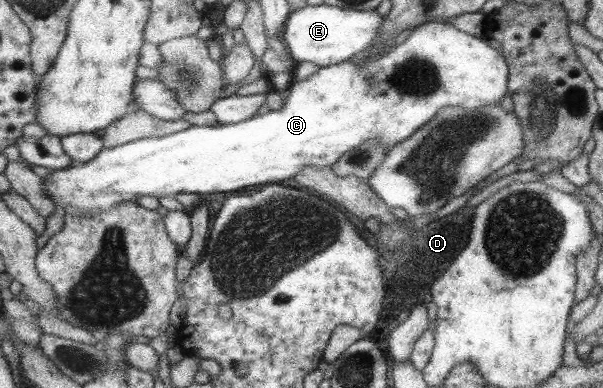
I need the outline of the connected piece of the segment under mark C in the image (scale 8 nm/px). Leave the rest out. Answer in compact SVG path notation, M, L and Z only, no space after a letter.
M431 21L421 24L396 48L392 48L388 53L374 58L365 66L363 64L359 64L361 66L358 67L358 63L346 60L330 67L320 68L314 75L305 80L293 81L288 90L290 96L288 96L286 106L280 111L272 109L271 112L235 124L192 126L190 129L172 135L147 137L126 143L126 145L121 145L120 147L105 147L104 151L92 161L77 162L70 167L54 170L45 179L47 192L54 198L55 203L63 205L66 211L70 207L77 207L80 211L110 211L123 201L138 201L140 197L146 197L146 195L154 195L158 198L176 196L178 193L230 193L230 191L240 191L240 189L246 189L246 187L252 187L252 185L278 183L278 181L284 181L284 179L290 179L290 177L298 179L298 175L306 166L319 167L320 169L333 166L347 151L358 149L364 142L379 141L391 149L395 143L408 139L414 131L423 126L424 123L429 122L433 115L443 107L460 106L476 109L488 104L499 104L500 99L507 93L509 67L505 57L497 49L490 47L484 37L479 38L475 35L464 33L464 31L460 31L457 27L445 22Z

